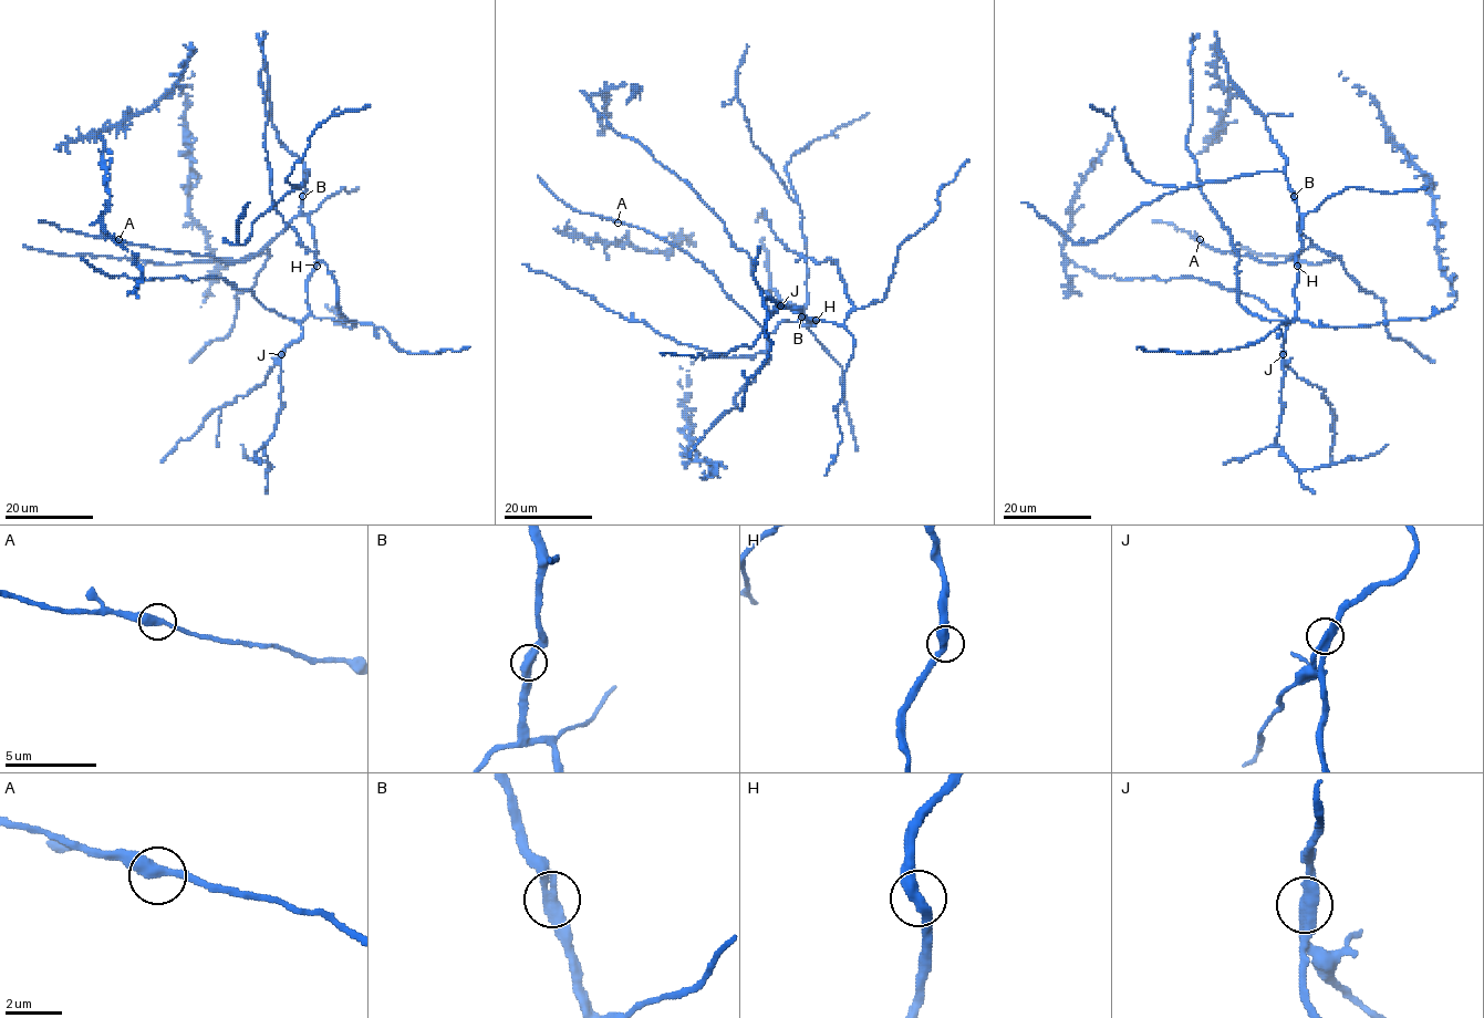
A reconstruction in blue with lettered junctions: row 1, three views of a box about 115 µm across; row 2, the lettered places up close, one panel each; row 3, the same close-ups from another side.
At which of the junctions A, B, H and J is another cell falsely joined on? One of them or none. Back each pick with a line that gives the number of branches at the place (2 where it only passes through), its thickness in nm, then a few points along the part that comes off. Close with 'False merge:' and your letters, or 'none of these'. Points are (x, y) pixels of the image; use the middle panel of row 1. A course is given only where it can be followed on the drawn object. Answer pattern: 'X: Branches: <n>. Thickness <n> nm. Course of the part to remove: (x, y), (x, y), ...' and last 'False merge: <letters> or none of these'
J: Branches: 2. Thickness 420 nm. Course of the part to remove: (780, 305), (765, 321), (765, 330), (750, 346), (738, 345), (726, 353), (715, 352), (708, 356), (660, 353)
False merge: J

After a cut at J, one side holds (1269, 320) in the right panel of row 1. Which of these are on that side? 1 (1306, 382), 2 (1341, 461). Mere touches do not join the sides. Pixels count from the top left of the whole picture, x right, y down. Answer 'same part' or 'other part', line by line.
1: other part
2: same part

